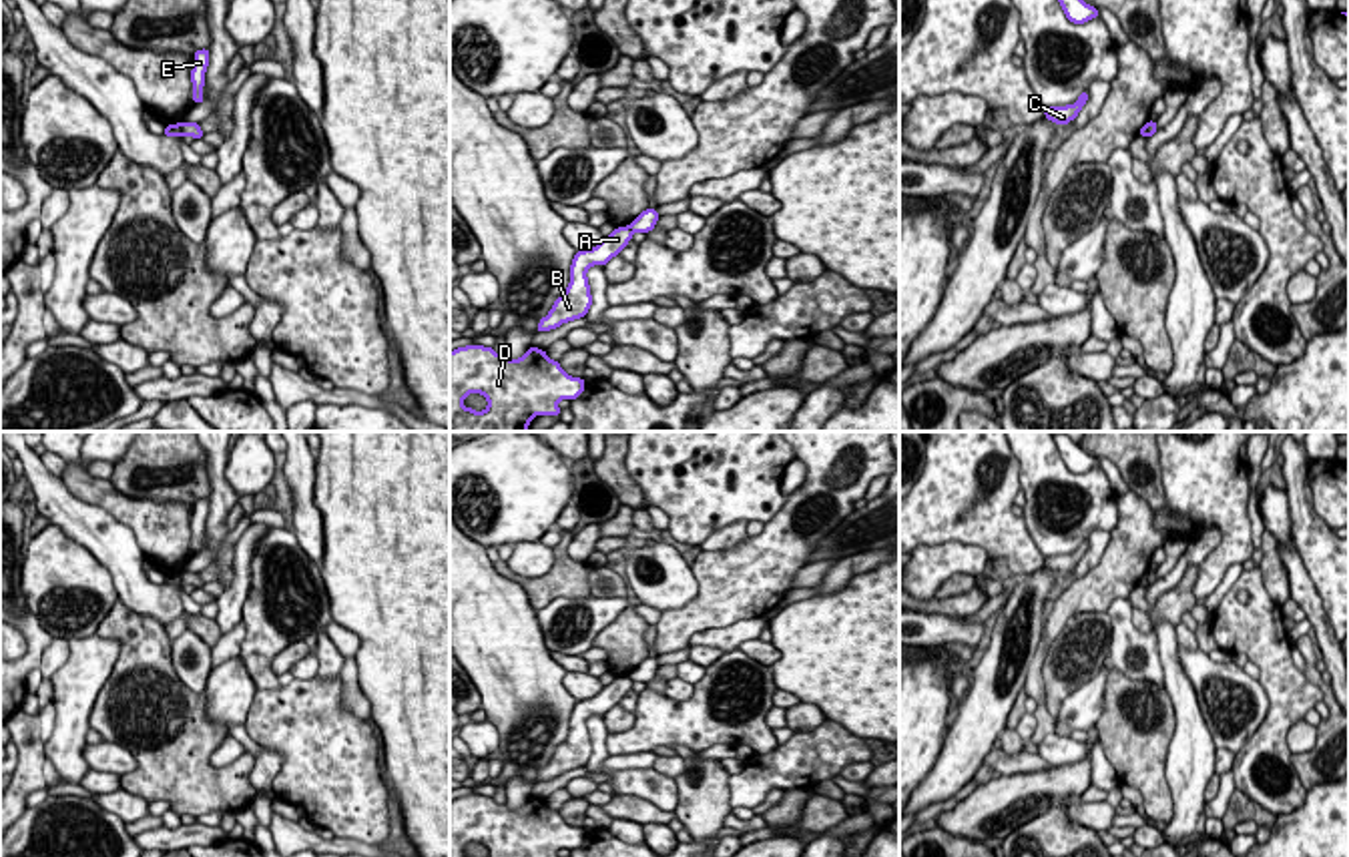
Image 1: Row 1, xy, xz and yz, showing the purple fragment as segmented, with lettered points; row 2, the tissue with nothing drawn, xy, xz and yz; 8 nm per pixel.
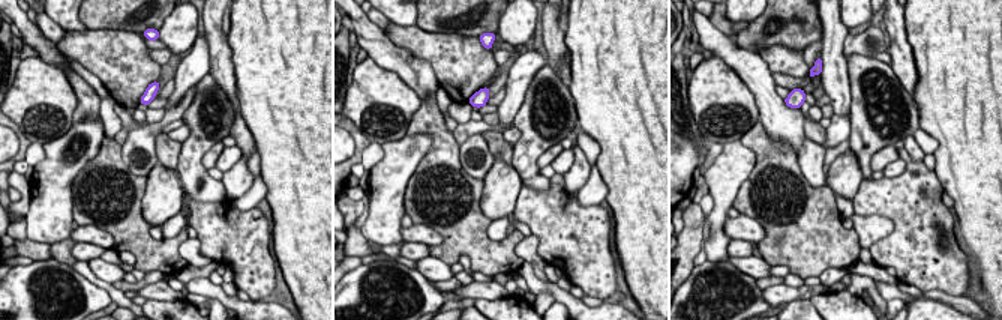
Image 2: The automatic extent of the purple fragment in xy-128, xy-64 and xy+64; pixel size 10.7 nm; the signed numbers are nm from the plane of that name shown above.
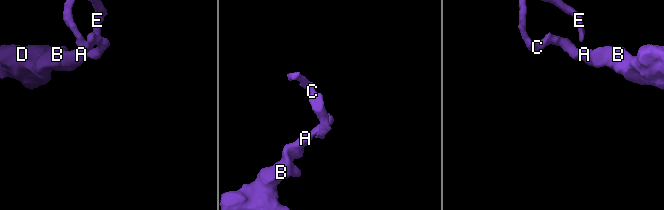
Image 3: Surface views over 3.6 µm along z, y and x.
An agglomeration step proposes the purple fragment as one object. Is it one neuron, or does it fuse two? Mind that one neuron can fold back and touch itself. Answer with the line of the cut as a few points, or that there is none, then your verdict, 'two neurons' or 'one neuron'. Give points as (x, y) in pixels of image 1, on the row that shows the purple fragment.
cut xz (627, 227), (633, 231); two neurons

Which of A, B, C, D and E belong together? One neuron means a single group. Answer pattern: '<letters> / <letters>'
A B D / C E

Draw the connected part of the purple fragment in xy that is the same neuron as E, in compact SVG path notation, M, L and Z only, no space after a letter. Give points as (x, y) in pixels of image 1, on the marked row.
M201 48L195 54L193 70L191 70L191 82L193 82L193 102L201 104L205 100L203 86L205 86L205 72L209 66L209 48Z

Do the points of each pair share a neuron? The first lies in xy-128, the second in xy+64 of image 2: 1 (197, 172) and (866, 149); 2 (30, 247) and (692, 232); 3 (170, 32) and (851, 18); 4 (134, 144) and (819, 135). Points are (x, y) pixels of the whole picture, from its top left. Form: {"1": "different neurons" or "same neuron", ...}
{"1": "same neuron", "2": "same neuron", "3": "same neuron", "4": "different neurons"}

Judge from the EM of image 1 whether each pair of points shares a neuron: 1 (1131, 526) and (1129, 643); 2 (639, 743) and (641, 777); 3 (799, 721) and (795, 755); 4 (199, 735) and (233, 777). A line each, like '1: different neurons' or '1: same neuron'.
1: different neurons
2: different neurons
3: different neurons
4: same neuron

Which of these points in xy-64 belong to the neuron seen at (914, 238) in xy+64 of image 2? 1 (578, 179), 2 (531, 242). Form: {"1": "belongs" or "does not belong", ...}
{"1": "does not belong", "2": "does not belong"}

